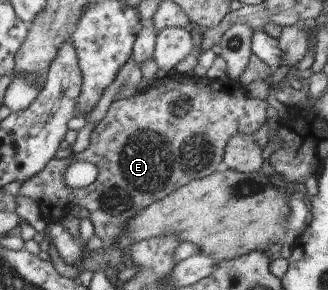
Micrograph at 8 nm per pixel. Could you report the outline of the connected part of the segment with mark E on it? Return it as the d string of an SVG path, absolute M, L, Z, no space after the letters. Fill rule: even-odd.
M175 74L163 77L163 85L157 90L136 92L133 96L113 101L109 111L105 112L102 120L93 128L89 136L87 148L79 154L73 153L73 158L82 162L95 164L98 174L92 184L83 188L67 188L63 184L63 170L68 159L52 159L39 175L25 180L20 188L20 195L37 200L41 206L41 214L57 212L59 198L67 206L76 205L89 212L89 221L93 224L94 236L104 243L116 242L123 236L123 226L137 212L147 208L157 200L163 200L169 193L175 192L177 186L188 184L191 180L201 180L211 172L216 172L217 165L222 161L222 154L229 138L237 132L252 134L261 128L266 118L268 104L263 100L249 97L238 83L230 83L226 78L210 81Z

